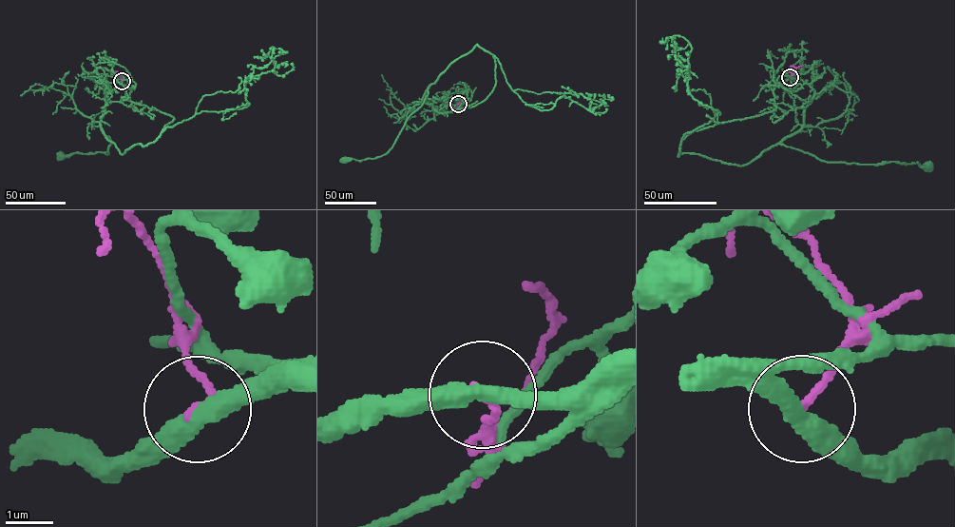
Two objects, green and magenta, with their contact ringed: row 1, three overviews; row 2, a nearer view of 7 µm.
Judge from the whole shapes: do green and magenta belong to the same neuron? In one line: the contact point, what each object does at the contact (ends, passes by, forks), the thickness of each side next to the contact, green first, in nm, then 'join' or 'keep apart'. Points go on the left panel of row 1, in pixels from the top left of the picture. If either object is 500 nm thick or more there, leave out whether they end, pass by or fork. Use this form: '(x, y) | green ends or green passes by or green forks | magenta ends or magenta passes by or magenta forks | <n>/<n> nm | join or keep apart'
(122, 81) | green passes by | magenta ends | 400/150 nm | keep apart

